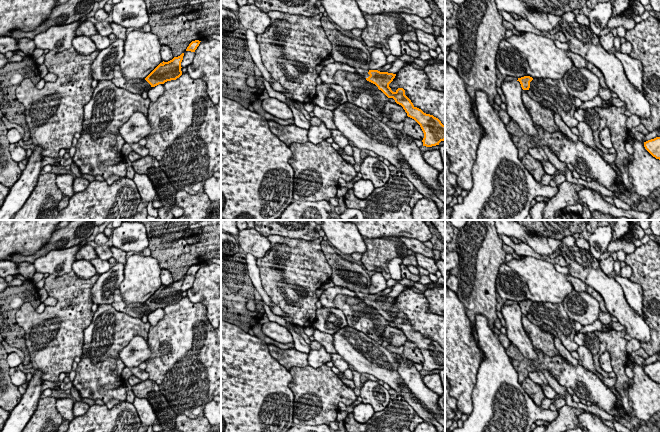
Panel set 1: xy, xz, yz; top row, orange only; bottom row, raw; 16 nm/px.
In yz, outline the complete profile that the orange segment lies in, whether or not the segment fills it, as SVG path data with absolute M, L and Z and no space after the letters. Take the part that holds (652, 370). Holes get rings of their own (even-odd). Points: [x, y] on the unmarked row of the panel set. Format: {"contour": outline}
{"contour": "M660 361L644 366L644 371L653 381L660 384Z"}

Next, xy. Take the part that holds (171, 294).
{"contour": "M184 277L178 281L174 281L168 286L163 285L145 302L145 304L151 311L164 308L167 305L176 304L182 299L181 286L183 280Z"}

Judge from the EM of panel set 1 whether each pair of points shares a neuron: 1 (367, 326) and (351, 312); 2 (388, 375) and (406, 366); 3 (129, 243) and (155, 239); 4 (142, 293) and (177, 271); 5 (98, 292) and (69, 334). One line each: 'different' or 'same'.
1: same
2: different
3: different
4: different
5: different

